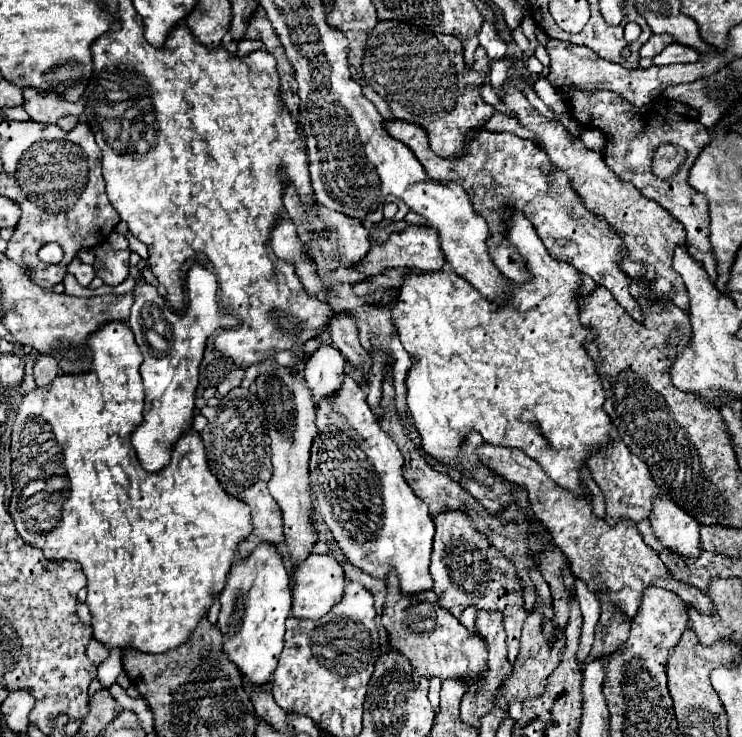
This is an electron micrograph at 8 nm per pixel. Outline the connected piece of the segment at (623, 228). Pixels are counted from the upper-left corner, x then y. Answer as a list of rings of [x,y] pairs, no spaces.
[[[508,84],[508,90],[504,88],[500,90],[500,98],[502,98],[502,104],[514,112],[514,118],[536,136],[538,140],[536,144],[548,154],[552,166],[562,170],[570,178],[572,190],[582,198],[584,206],[598,218],[606,220],[610,228],[614,228],[614,232],[624,240],[626,258],[620,262],[622,264],[620,268],[628,276],[650,278],[650,286],[656,298],[668,298],[686,312],[686,300],[688,300],[686,286],[682,284],[682,278],[678,276],[678,272],[672,268],[674,246],[676,244],[684,246],[684,238],[686,238],[682,224],[678,224],[670,216],[670,212],[666,212],[658,202],[644,198],[632,184],[626,184],[624,180],[614,176],[614,172],[606,168],[600,152],[586,150],[582,142],[576,136],[572,136],[560,122],[554,122],[554,120],[546,122],[546,118],[528,104],[526,96],[520,90]]]

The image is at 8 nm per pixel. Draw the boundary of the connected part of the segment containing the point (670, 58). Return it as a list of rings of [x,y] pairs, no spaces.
[[[672,42],[658,56],[654,56],[654,64],[664,66],[664,64],[674,64],[674,62],[696,62],[698,58],[700,58],[698,50],[684,46],[680,42]]]

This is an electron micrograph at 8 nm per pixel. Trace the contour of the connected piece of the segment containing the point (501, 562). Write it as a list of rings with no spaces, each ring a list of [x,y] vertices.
[[[442,512],[434,518],[434,524],[436,536],[430,574],[434,580],[434,592],[438,594],[442,608],[450,610],[454,616],[460,616],[460,612],[470,604],[486,610],[502,610],[508,634],[508,660],[514,662],[514,656],[518,656],[520,630],[526,618],[522,584],[516,578],[514,564],[508,562],[496,548],[486,544],[484,536],[478,536],[478,532],[474,532],[474,524],[470,524],[470,518],[466,514]]]

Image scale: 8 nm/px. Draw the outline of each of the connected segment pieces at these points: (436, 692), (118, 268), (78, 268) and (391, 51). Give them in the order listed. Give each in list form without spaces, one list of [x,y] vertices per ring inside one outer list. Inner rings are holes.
[[[432,677],[429,679],[429,701],[435,711],[435,713],[439,710],[439,701],[440,701],[440,690],[441,690],[441,680],[437,677]]]
[[[104,250],[96,254],[96,264],[102,264],[100,268],[96,266],[96,276],[104,280],[108,286],[116,286],[129,276],[129,256],[130,250]]]
[[[74,258],[74,260],[66,266],[66,272],[72,274],[82,286],[88,286],[88,284],[92,282],[92,278],[94,278],[94,268],[92,268],[90,264],[84,264],[84,262],[78,260],[78,258]]]
[[[380,20],[374,26],[374,30],[368,34],[362,56],[362,70],[364,70],[364,80],[374,88],[378,96],[386,100],[386,104],[390,106],[396,118],[418,124],[428,132],[430,148],[438,156],[460,156],[464,136],[472,130],[478,130],[478,126],[482,126],[494,112],[494,108],[486,104],[476,92],[478,86],[484,84],[486,80],[488,62],[490,58],[486,58],[486,50],[478,46],[474,66],[468,68],[462,60],[462,44],[456,36],[446,36],[446,34],[436,36],[434,32],[428,34],[424,30],[412,28],[406,22]]]

